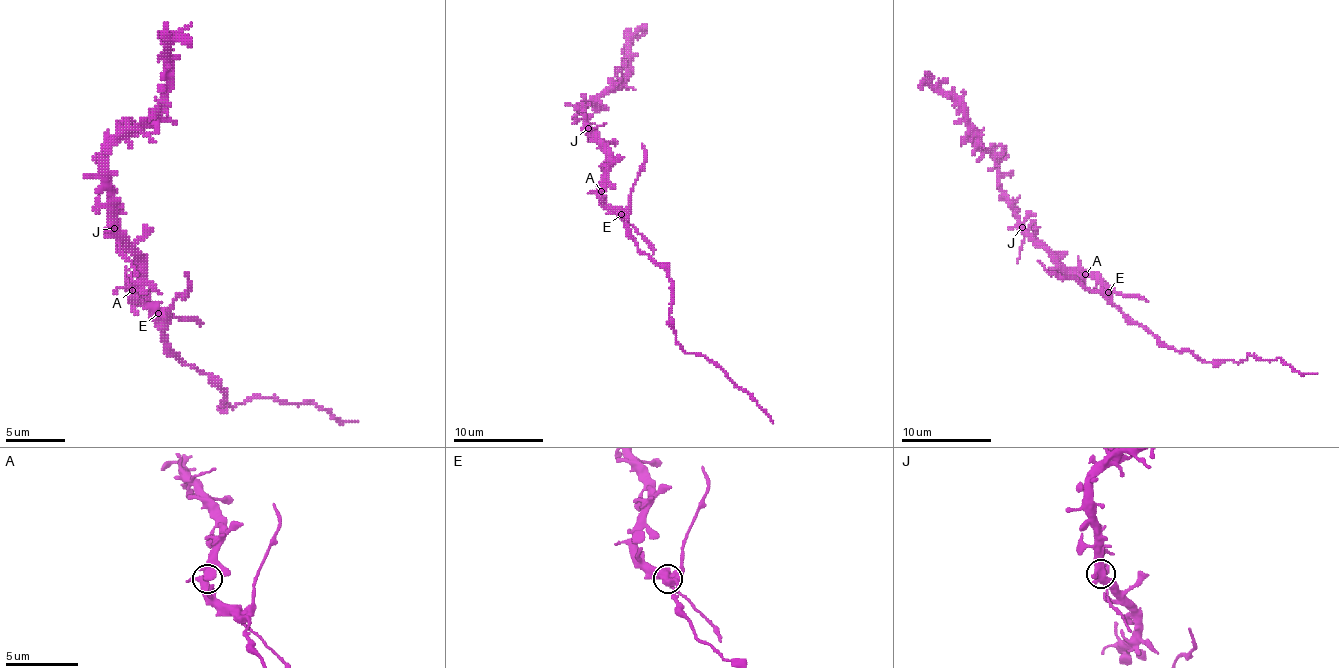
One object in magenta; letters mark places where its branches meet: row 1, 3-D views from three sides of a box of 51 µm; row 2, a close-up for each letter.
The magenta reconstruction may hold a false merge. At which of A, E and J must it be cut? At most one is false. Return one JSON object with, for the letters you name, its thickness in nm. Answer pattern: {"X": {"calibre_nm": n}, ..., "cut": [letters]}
{"E": {"calibre_nm": 600}, "cut": ["E"]}

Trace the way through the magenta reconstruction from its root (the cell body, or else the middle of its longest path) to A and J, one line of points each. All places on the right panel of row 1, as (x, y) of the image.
A: (1101, 285), (1085, 274)
J: (1101, 285), (1089, 276), (1071, 274), (1022, 227)

